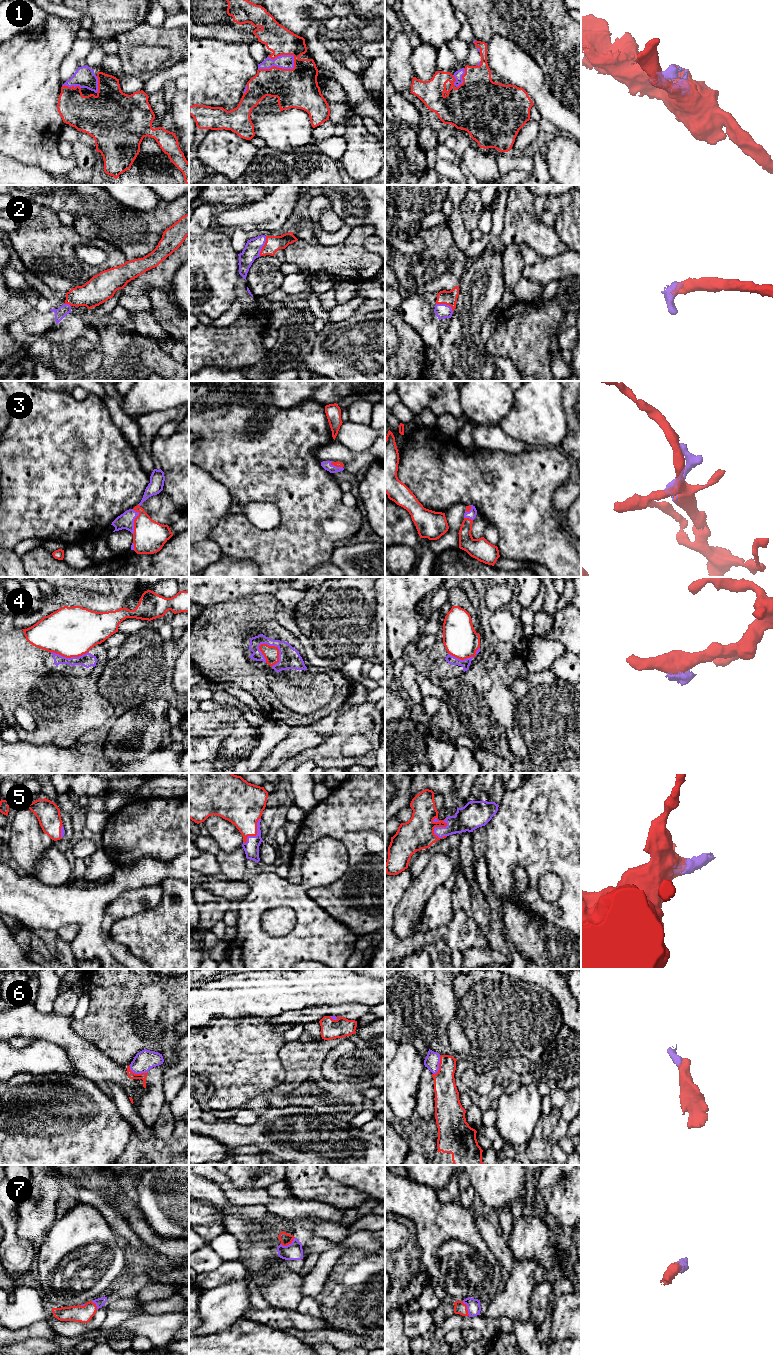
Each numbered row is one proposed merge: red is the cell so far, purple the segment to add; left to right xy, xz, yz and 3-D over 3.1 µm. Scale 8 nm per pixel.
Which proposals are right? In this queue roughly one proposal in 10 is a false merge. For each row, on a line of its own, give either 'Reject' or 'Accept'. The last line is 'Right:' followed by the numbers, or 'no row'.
1: Accept
2: Accept
3: Accept
4: Reject
5: Accept
6: Accept
7: Accept
Right: 1, 2, 3, 5, 6, 7

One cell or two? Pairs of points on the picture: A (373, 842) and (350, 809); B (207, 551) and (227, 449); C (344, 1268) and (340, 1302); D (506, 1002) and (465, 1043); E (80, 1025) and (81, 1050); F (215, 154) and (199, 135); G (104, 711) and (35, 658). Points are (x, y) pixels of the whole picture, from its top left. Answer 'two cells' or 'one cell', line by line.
A: one cell
B: two cells
C: one cell
D: one cell
E: two cells
F: two cells
G: one cell

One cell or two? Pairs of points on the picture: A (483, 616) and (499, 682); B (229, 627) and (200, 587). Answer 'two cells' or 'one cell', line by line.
A: one cell
B: two cells

